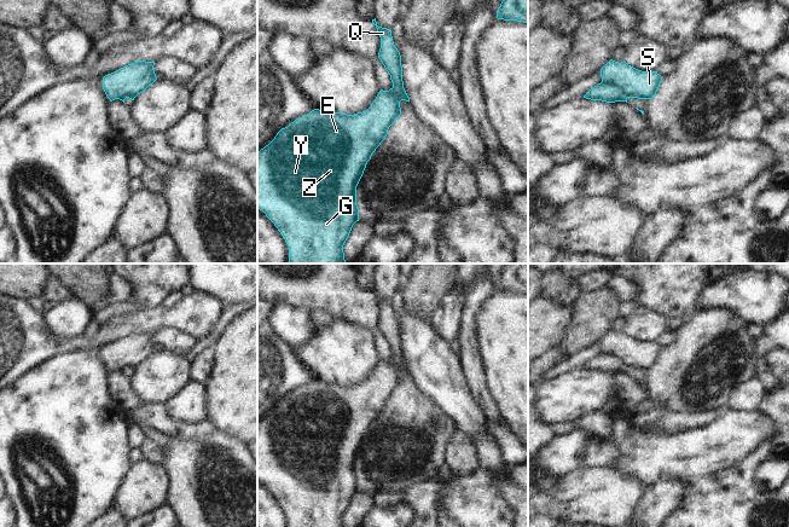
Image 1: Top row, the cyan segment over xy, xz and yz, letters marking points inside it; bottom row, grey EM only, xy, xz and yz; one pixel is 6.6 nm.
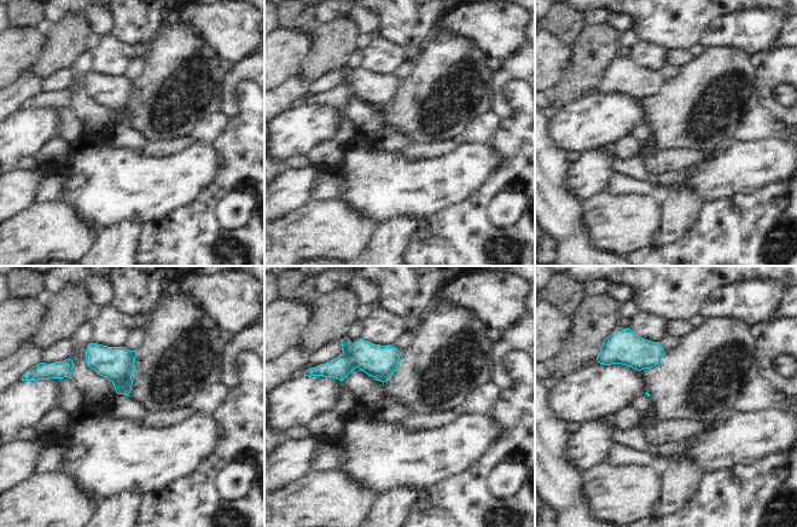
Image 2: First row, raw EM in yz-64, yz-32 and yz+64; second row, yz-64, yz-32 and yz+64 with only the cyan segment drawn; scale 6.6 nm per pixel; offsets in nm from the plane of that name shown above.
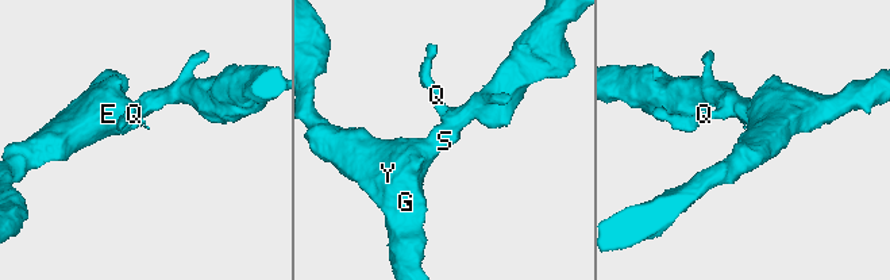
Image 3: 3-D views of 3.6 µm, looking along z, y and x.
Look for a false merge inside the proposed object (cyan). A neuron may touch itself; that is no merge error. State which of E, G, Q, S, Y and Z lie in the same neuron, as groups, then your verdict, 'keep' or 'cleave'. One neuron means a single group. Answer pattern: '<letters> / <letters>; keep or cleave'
E G S Y Z / Q; cleave

